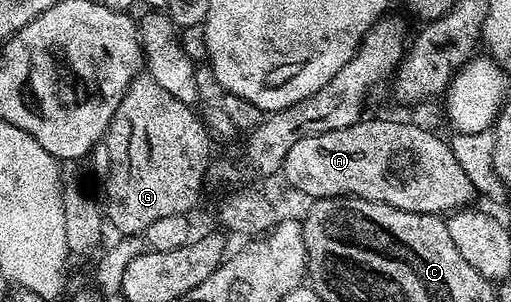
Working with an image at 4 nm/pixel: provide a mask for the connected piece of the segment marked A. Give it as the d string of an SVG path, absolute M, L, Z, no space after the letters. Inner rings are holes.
M385 118L360 120L355 125L339 131L323 132L319 136L307 136L287 152L281 161L281 174L309 200L319 198L362 198L382 202L407 212L420 214L448 215L466 209L475 198L471 180L463 172L462 165L455 158L450 143L441 139L433 130L417 127L410 120L388 122Z

